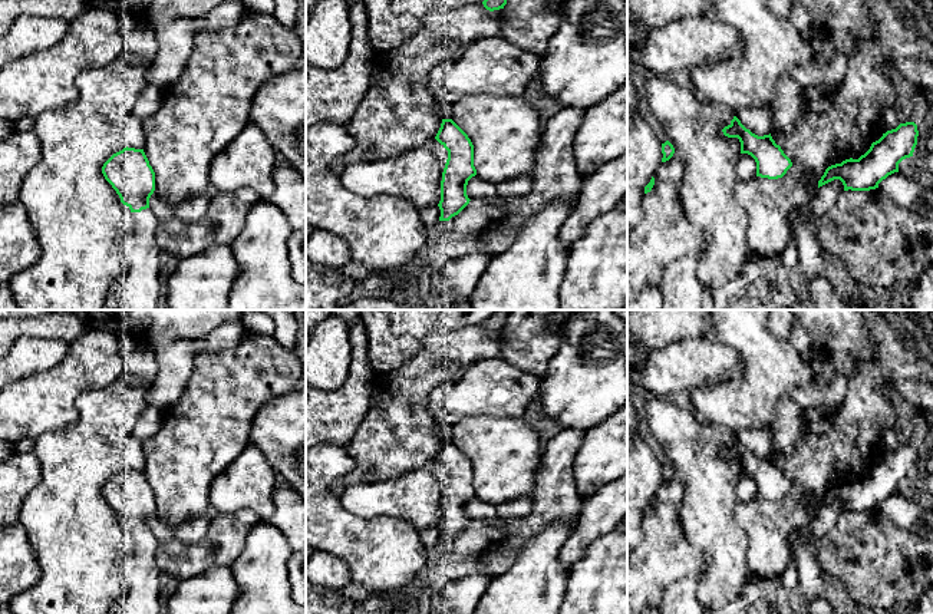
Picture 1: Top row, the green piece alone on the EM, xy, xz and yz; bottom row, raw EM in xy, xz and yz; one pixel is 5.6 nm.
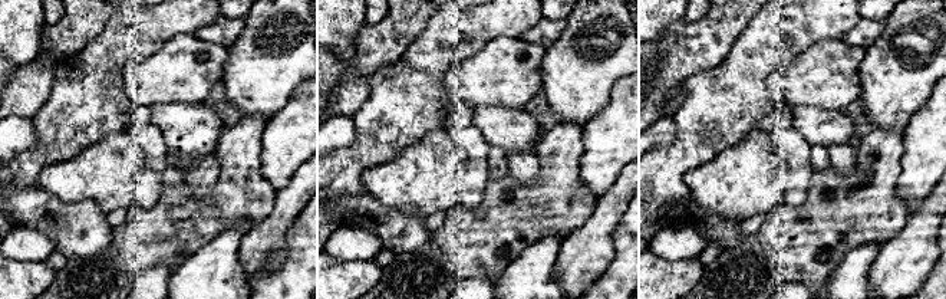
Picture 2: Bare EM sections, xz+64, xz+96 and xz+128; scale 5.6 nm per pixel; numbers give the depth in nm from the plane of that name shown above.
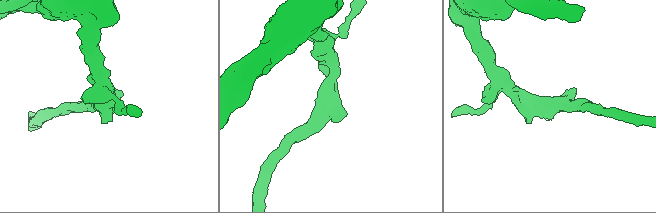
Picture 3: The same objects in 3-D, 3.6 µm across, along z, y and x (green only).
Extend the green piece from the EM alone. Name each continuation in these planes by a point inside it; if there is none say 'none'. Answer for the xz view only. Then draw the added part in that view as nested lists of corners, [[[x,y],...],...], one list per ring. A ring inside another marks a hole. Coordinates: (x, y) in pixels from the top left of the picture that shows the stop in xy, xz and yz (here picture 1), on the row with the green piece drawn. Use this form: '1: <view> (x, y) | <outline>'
none

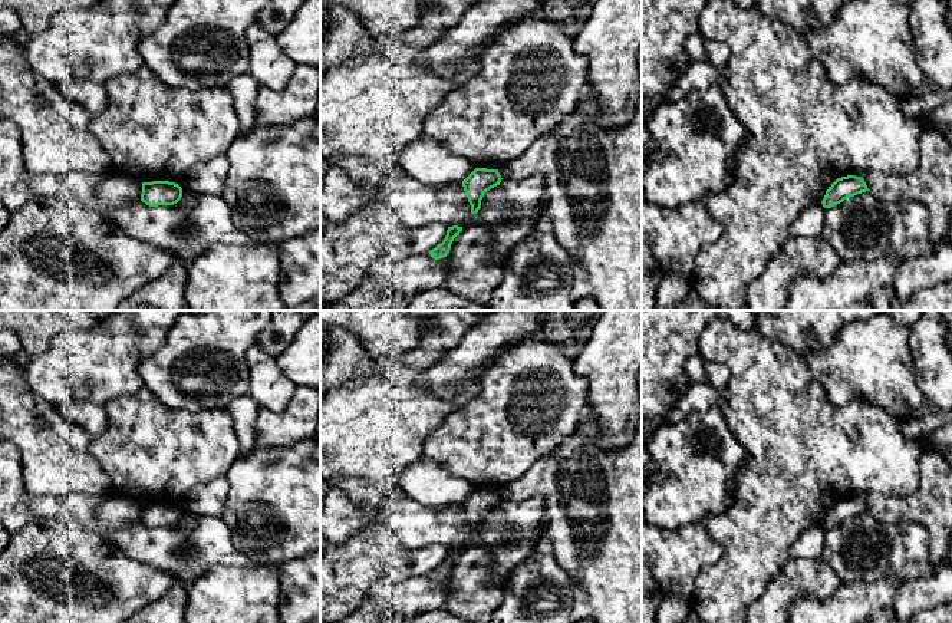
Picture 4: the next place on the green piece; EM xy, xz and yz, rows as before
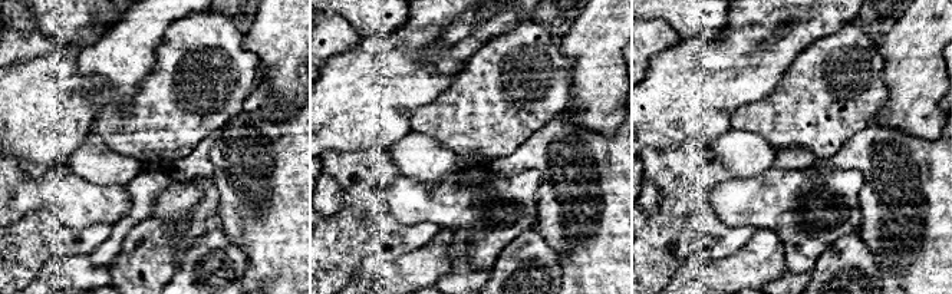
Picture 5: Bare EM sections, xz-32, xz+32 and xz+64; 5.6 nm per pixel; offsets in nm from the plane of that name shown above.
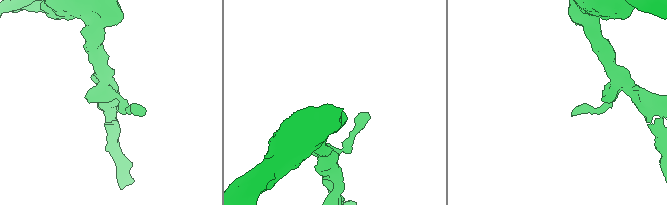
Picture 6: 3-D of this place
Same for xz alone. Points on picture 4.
none

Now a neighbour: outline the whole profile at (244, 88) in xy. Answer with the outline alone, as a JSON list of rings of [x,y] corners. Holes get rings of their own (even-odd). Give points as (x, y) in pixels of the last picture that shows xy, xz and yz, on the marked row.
[[[247,72],[233,79],[227,89],[240,118],[240,135],[248,134],[256,125],[256,100],[258,82]]]

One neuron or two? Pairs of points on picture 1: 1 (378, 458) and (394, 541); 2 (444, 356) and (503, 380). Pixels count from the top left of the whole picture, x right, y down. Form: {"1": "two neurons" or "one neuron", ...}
{"1": "two neurons", "2": "two neurons"}

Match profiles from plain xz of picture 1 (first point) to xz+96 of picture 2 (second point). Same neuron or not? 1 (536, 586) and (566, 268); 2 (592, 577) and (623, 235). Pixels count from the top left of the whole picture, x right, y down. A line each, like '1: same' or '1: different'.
1: different
2: same

